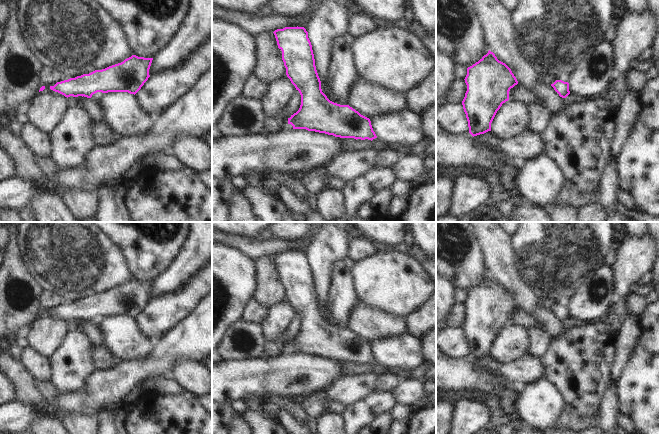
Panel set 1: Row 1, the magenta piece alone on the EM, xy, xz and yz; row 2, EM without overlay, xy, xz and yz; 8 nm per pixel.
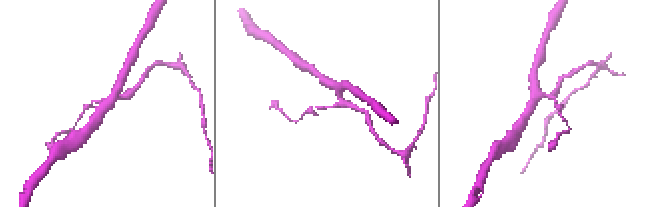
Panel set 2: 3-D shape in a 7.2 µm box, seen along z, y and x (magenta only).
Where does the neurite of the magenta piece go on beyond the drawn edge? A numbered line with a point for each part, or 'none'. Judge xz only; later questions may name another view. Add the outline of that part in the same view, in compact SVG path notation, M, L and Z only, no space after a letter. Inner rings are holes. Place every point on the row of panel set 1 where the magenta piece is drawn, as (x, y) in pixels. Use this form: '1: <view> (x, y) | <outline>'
none

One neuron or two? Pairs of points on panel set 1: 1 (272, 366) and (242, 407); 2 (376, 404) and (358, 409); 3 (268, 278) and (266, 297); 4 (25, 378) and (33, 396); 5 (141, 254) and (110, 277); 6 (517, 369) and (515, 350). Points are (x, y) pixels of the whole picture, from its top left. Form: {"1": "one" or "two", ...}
{"1": "two", "2": "one", "3": "one", "4": "one", "5": "two", "6": "two"}

